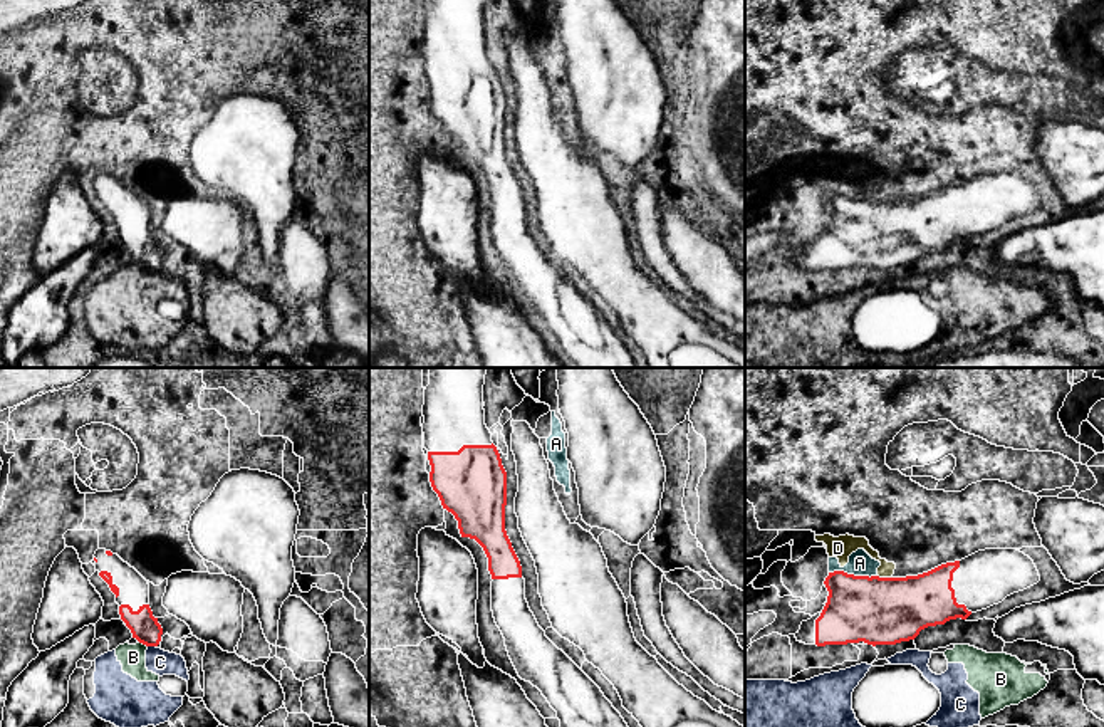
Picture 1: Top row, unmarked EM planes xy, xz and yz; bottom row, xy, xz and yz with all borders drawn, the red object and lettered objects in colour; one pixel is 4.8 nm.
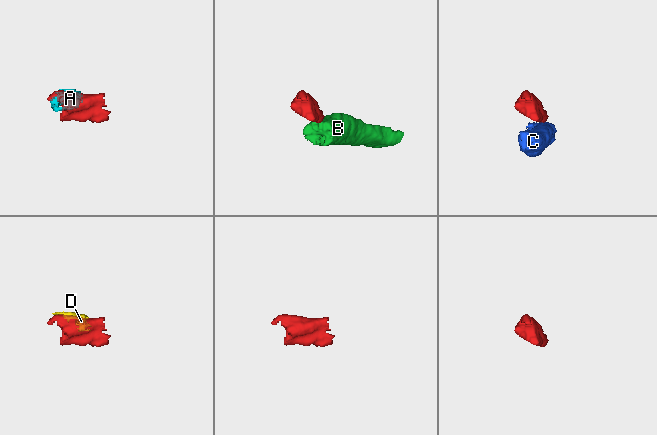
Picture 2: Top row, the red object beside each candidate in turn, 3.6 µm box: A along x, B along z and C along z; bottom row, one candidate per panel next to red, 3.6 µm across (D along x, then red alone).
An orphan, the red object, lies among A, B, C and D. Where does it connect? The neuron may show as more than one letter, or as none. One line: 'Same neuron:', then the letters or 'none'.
Same neuron: none

